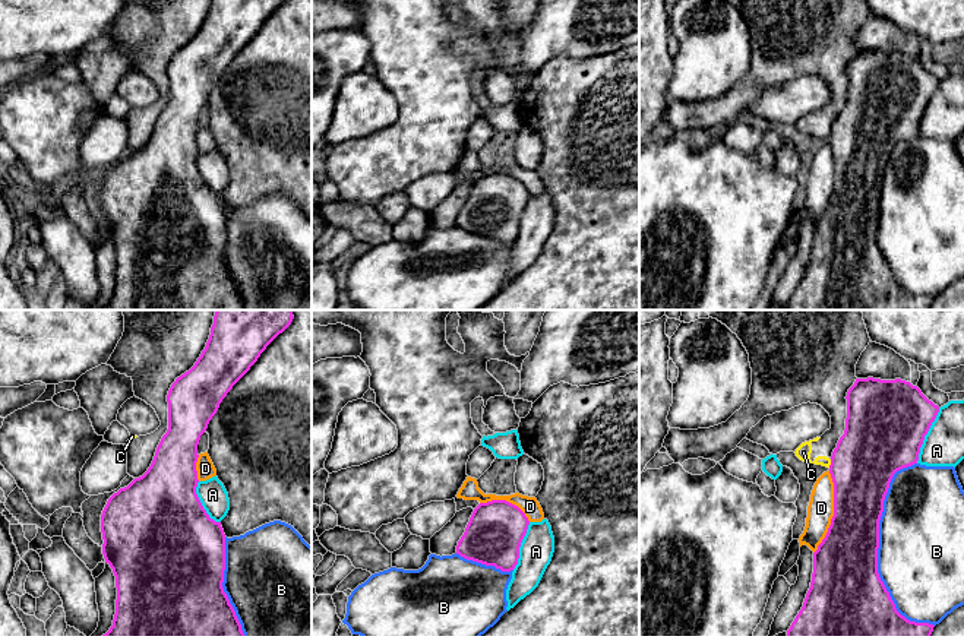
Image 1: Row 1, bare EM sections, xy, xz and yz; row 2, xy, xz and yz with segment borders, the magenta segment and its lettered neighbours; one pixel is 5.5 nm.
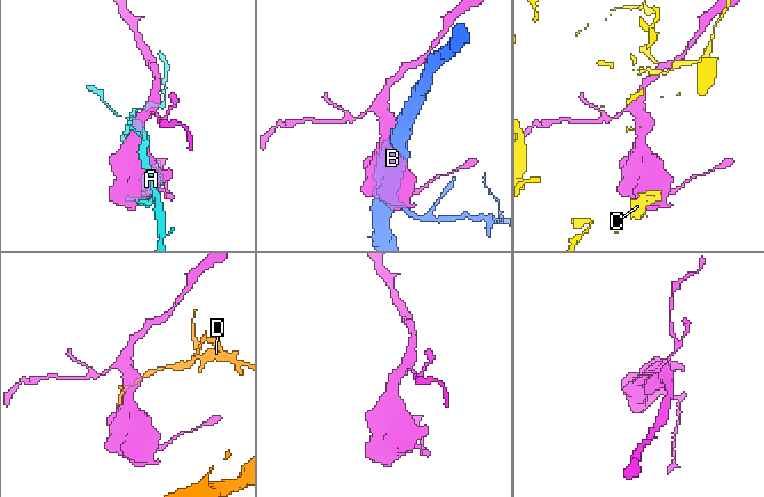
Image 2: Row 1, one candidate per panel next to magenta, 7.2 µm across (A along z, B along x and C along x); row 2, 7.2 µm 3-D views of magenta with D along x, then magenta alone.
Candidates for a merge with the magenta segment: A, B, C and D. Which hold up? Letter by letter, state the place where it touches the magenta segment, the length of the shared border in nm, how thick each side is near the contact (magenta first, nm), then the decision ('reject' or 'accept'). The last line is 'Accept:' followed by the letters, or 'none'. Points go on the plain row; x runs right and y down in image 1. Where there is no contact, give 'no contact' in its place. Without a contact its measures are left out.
A: meets magenta in yz at (925, 107); contact 340 nm long; 440 nm thick on the magenta side, 220 nm on the other; reject
B: meets magenta in yz at (876, 222); contact 900 nm long; 380 nm thick on the magenta side, 480 nm on the other; reject
C: meets magenta in yz at (831, 136); contact 50 nm long; 360 nm thick on the magenta side, 80 nm on the other; reject
D: meets magenta in yz at (834, 184); contact 460 nm long; 320 nm thick on the magenta side, 140 nm on the other; reject
Accept: none

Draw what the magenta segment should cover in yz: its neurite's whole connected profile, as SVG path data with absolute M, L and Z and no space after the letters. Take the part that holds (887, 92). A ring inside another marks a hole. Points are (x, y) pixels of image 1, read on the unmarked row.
M856 51L847 64L846 102L831 129L834 189L818 222L805 275L787 310L930 310L933 297L901 288L878 246L879 193L894 146L917 136L939 79L910 54Z

